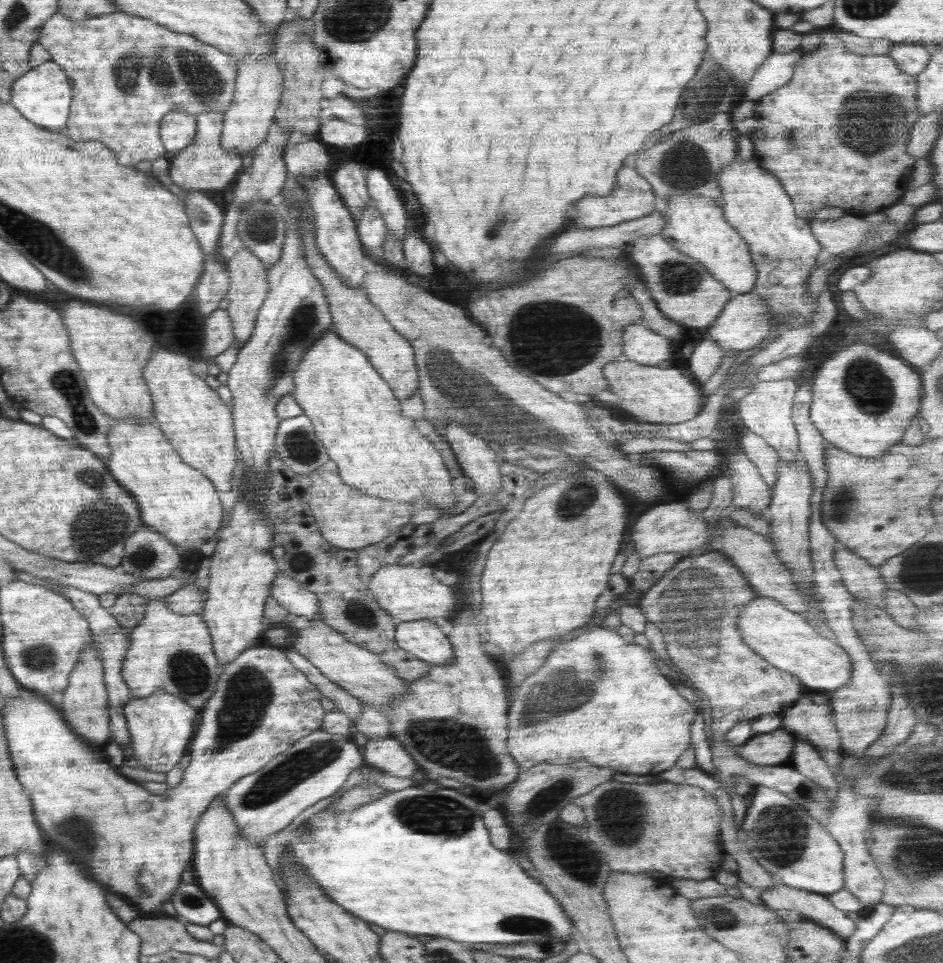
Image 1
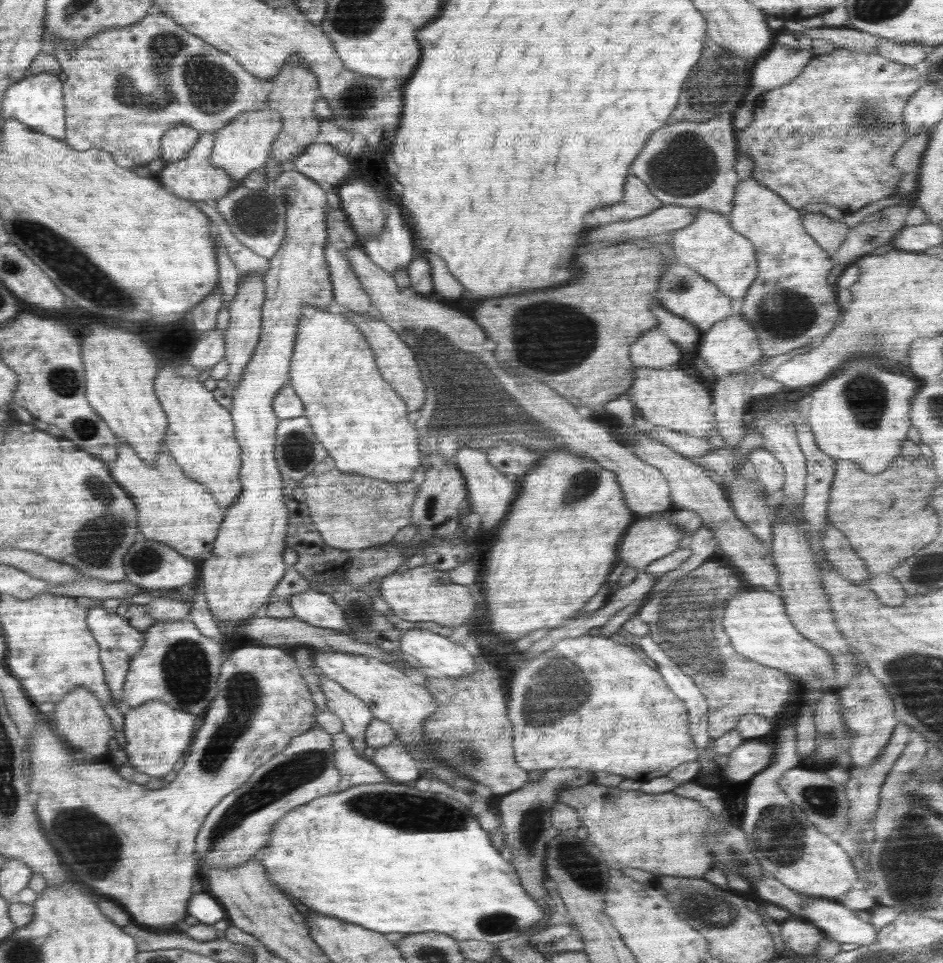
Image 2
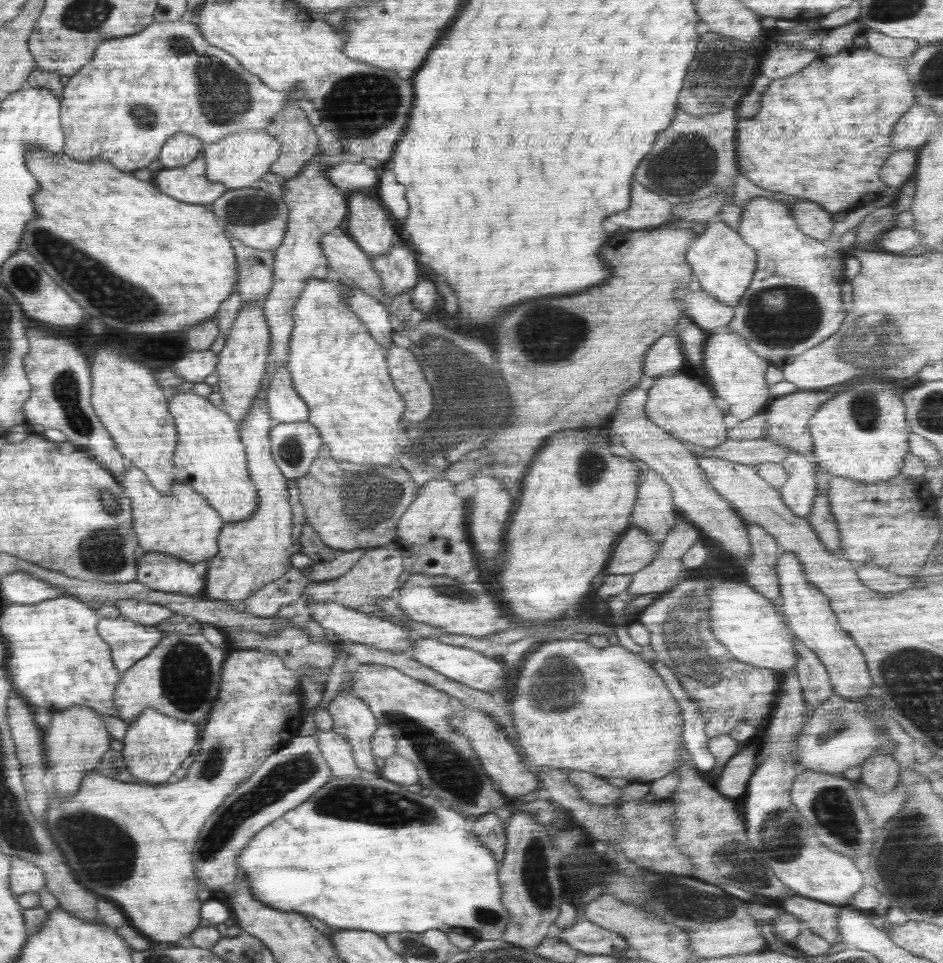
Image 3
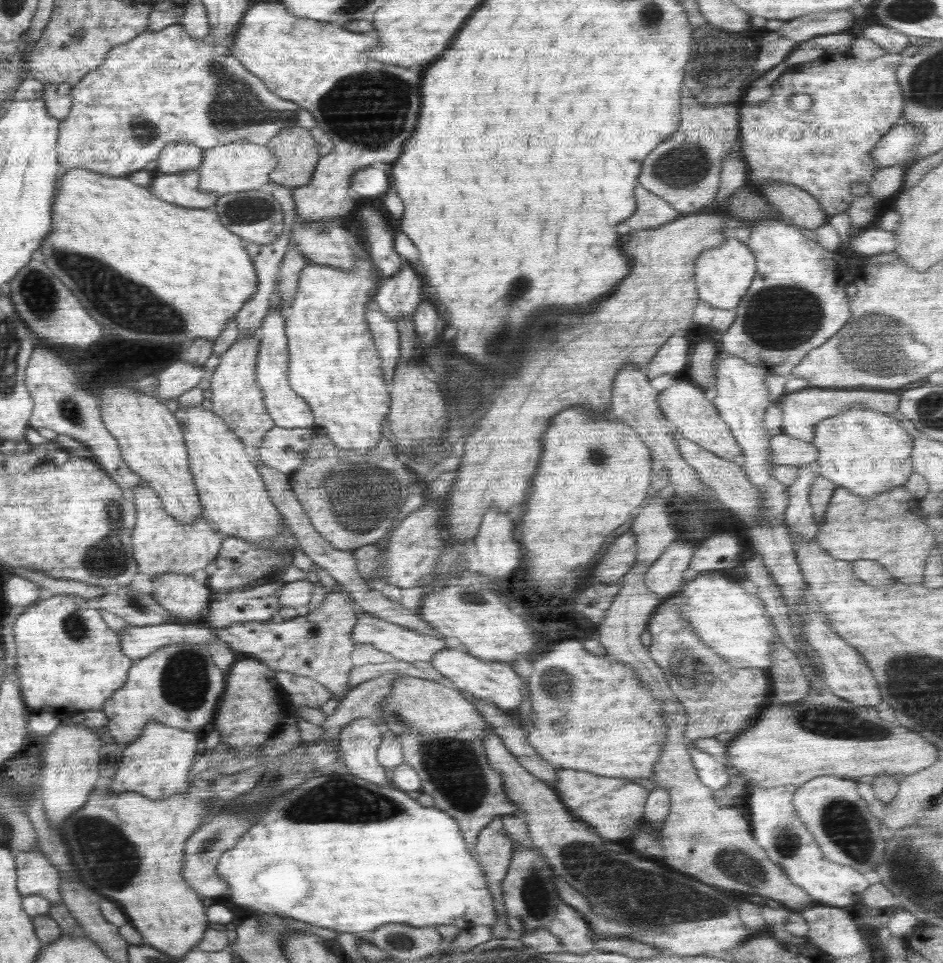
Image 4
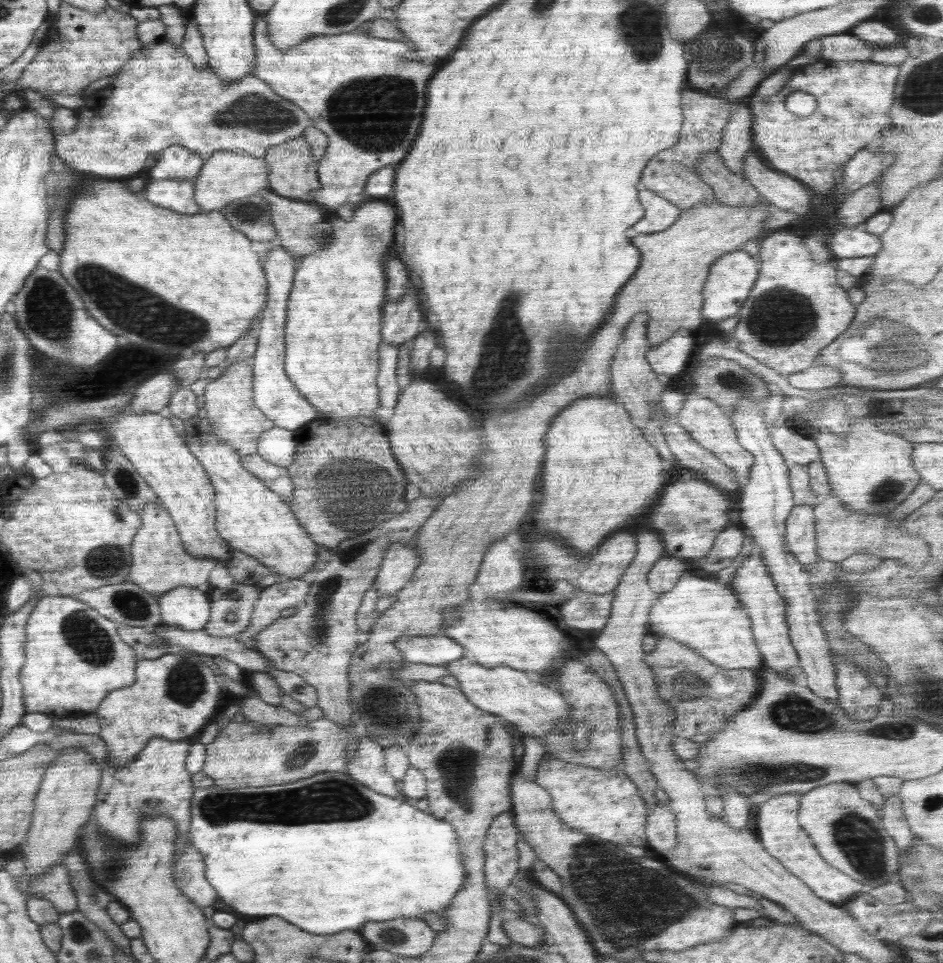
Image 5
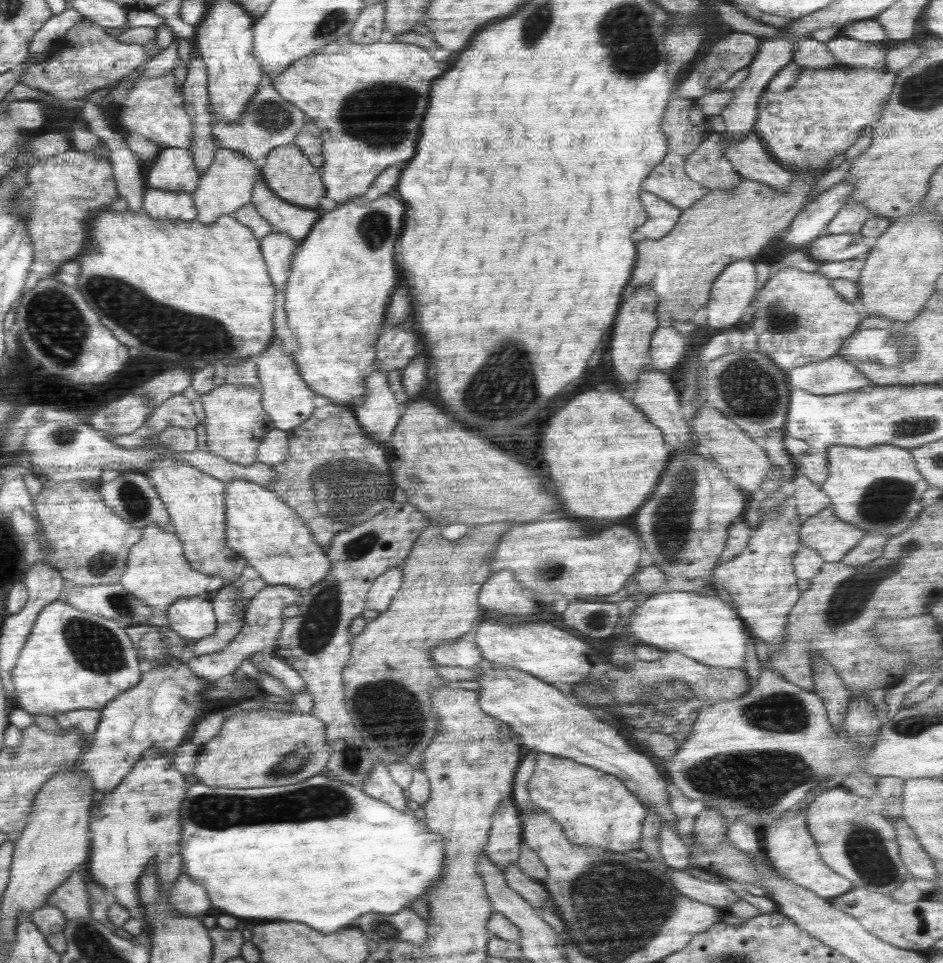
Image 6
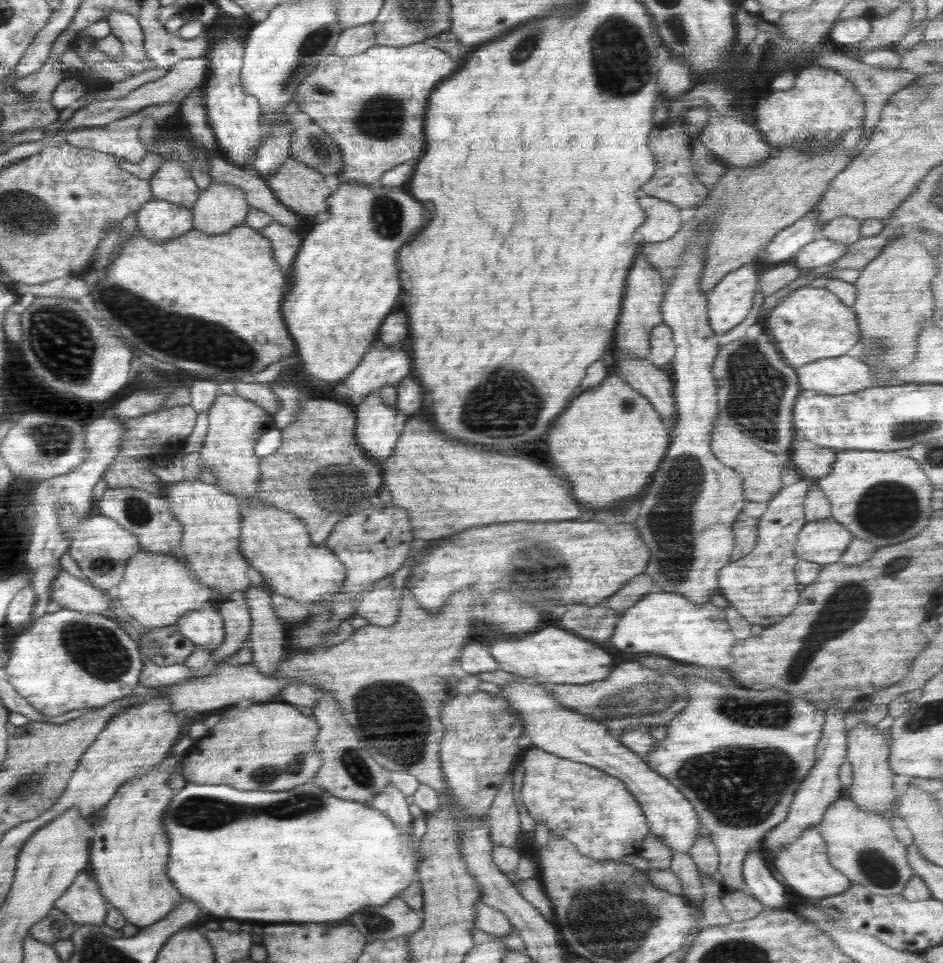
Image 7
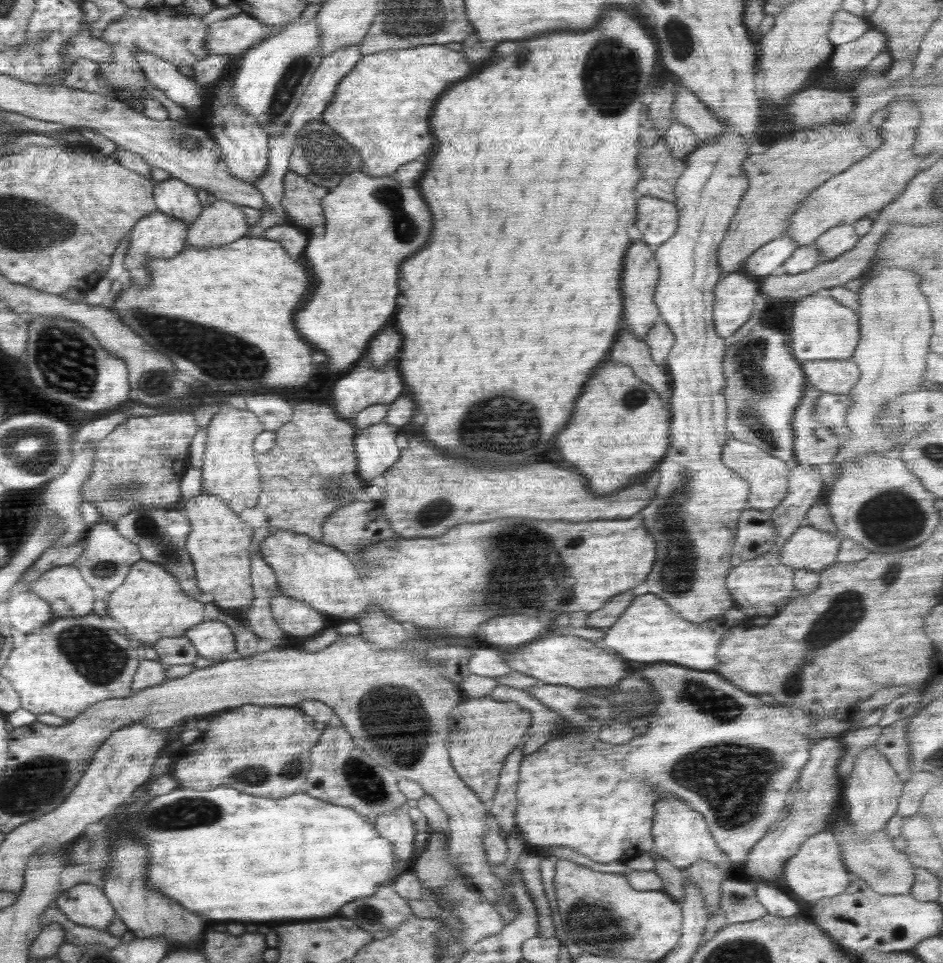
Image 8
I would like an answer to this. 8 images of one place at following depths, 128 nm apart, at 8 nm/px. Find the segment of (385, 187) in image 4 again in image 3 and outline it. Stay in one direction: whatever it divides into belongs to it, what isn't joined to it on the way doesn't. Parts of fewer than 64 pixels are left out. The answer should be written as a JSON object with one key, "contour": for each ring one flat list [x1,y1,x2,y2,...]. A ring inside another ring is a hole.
{"contour":[[342,161,334,164,334,166,326,163,324,171,326,171,326,177,345,195,363,191,375,193,382,166,379,167,368,161,357,163]]}

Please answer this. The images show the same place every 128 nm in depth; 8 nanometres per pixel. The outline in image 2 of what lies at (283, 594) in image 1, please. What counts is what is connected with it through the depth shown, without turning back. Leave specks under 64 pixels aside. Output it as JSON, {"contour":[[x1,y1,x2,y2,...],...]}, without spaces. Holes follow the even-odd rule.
{"contour":[[318,590,302,592,288,598,294,617,312,626,324,629,342,630,348,633,348,623,344,619,342,607,334,603,330,595]]}

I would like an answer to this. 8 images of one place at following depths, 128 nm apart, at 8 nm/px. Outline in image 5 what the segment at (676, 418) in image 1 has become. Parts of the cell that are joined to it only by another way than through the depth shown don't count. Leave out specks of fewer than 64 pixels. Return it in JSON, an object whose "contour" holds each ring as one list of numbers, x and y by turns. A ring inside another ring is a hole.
{"contour":[[702,392,697,394,686,393,677,421,698,444,701,444,706,450,710,450,714,456,718,456,718,460,722,460,722,464,726,464,739,481,747,482,748,472,754,464,754,455,738,443,732,419,725,409,719,407,713,400,706,398]]}

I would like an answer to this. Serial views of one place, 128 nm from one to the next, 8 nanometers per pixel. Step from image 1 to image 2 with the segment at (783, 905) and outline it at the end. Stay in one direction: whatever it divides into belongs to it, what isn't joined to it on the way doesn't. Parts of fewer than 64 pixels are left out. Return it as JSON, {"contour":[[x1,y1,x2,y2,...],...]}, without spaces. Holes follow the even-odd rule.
{"contour":[[804,895,804,908,800,910,801,919,808,920,814,926,822,930,825,935,841,944,858,944,858,946,870,946,878,942,878,931,870,923,862,921,856,911,852,910,836,900,816,898,816,896]]}

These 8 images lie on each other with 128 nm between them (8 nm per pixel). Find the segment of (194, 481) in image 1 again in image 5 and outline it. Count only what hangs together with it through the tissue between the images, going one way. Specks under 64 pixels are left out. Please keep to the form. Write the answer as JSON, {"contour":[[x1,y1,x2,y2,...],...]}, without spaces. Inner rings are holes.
{"contour":[[148,502,142,508,142,526,132,544,133,566,128,573,128,580,132,579,143,591,160,597,164,592,174,587,197,587,208,582,210,571,218,562,212,558,196,558,186,552,169,512,161,504]]}

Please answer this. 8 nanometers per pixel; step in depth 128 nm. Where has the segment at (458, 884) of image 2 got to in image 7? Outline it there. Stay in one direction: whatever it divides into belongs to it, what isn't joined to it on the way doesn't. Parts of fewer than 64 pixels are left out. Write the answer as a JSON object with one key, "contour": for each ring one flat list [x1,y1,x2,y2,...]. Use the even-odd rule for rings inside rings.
{"contour":[[311,779,295,789,282,792,264,792,262,790,242,790,227,784,194,784,180,783,176,788,174,797,170,799,166,811,162,813,162,827,168,840,170,840,170,851,168,851,168,876,170,882,178,892,182,892,184,898,190,898,200,908,208,910,212,916,220,918,240,918,240,920,266,920,266,922,338,922,348,918,356,910,368,905,384,905,402,894,402,890,416,880,418,872,418,861,422,856,418,850,413,851,412,834,400,833,394,828,394,824,380,814,380,810,371,805,360,804,354,800,342,800,338,797,324,792,318,788]]}

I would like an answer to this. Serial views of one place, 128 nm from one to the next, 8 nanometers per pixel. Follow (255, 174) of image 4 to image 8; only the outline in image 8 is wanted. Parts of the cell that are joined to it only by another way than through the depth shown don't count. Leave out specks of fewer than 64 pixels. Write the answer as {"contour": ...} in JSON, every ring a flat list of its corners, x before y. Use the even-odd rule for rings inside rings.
{"contour":[[216,198,202,209,197,220,188,227,185,245,193,248,219,248,243,238,249,225,240,206]]}

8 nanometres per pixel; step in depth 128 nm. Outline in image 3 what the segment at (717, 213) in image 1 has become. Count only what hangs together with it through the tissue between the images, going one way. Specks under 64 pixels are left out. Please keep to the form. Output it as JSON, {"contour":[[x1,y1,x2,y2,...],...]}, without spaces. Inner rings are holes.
{"contour":[[714,219,708,222,709,227,692,242,686,260,690,264,701,290,706,290,718,302,735,307,752,282,757,268,757,254,754,248,742,241,732,228]]}

